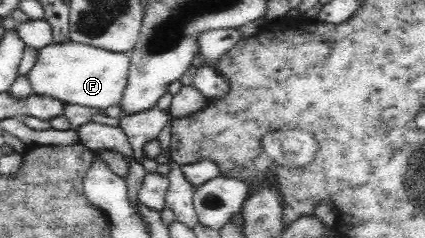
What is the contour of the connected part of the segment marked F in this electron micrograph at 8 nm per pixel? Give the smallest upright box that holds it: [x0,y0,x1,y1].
[27,41,131,110]

